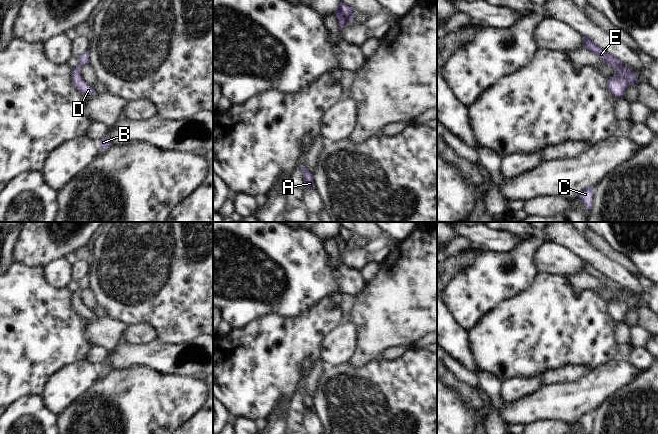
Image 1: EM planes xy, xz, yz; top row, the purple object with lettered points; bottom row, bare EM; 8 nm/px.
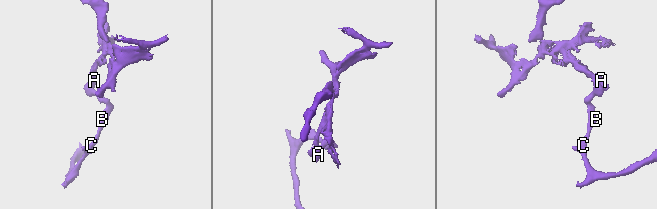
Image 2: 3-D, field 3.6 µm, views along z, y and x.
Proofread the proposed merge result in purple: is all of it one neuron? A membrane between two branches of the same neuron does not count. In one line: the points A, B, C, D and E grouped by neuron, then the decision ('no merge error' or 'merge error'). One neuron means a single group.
A E / B C D; merge error

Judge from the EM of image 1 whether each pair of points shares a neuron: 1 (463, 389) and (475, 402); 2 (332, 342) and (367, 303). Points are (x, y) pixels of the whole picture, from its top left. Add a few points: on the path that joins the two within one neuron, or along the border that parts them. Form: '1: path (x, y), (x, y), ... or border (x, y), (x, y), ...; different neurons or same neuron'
1: path (466, 392), (472, 399); same neuron
2: border (350, 320), (355, 328), (356, 344); different neurons

